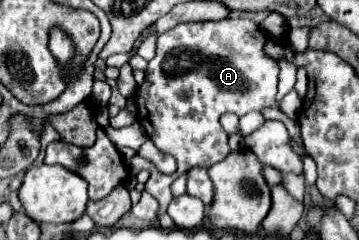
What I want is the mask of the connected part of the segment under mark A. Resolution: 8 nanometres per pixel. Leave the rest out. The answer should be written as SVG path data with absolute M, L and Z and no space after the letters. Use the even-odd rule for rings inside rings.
M226 17L222 21L196 21L196 23L180 23L174 29L162 33L156 43L156 57L148 63L146 79L138 89L136 95L136 119L144 127L146 135L154 141L156 149L164 155L172 155L178 163L178 169L172 175L164 175L155 165L147 159L135 155L126 160L131 176L146 170L150 172L150 179L146 183L146 191L160 203L162 217L168 209L168 203L172 199L170 183L184 175L190 167L210 167L218 161L222 161L230 147L226 143L226 131L220 125L220 115L234 113L238 117L250 113L250 111L264 111L266 107L276 105L276 93L278 93L278 63L266 55L264 51L266 35L260 31L260 27L250 19L232 19Z

